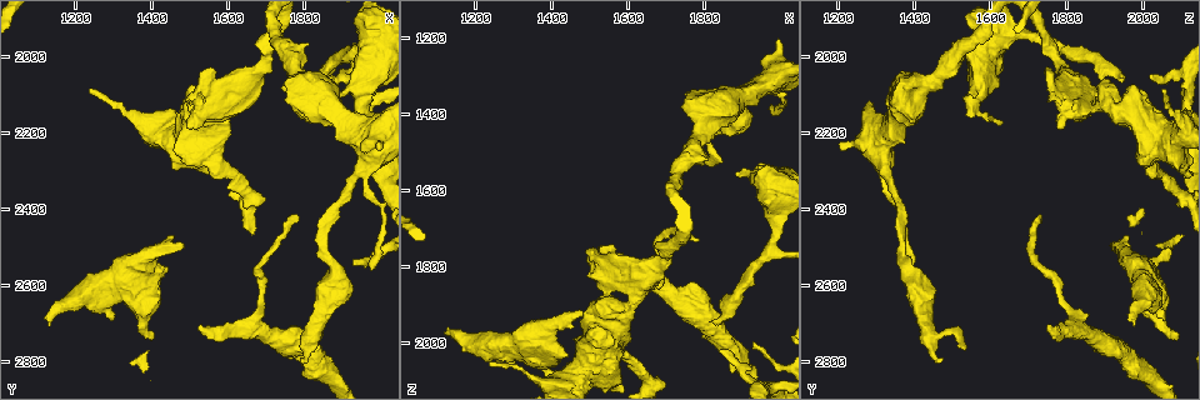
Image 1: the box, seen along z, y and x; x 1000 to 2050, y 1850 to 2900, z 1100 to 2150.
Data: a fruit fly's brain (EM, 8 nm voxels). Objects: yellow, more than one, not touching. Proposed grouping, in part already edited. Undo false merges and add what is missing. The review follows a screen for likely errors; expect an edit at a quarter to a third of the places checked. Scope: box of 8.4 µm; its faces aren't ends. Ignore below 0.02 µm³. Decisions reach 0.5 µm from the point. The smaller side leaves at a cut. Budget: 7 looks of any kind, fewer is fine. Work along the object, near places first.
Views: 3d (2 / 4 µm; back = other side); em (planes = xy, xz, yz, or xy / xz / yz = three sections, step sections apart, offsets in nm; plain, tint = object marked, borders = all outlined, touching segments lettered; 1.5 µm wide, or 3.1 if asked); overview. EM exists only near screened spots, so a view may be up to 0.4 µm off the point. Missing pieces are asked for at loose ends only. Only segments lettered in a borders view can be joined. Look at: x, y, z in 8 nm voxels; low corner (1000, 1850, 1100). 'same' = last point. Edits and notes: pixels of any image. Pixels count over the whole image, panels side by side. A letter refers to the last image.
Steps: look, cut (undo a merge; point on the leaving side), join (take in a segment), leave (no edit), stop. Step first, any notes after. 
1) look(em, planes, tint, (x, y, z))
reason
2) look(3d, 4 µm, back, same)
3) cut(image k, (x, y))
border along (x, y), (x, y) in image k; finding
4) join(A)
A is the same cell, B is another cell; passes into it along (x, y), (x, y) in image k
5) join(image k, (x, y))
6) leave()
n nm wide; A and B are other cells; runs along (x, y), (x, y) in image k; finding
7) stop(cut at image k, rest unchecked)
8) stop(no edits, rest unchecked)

look(em, planes, borders, (1820, 2055, 1945))
free end

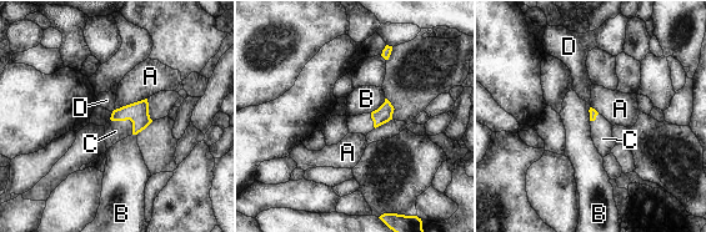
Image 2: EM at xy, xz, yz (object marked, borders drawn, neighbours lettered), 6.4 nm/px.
join(image 2, (115, 131))
C is the same cell, A, B and D are other cells; passes into it along (138, 112), (126, 119), (115, 131) in image 2; it goes on there

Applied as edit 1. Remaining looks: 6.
look(em, yz, step 4, tint, (1135, 2705, 1975))
an open end

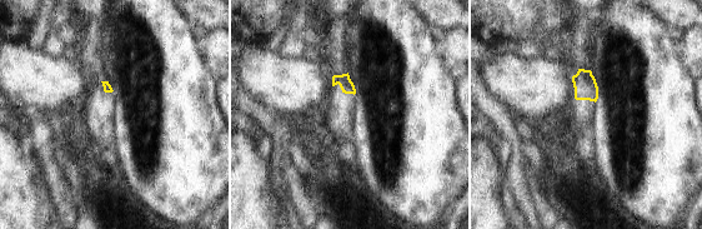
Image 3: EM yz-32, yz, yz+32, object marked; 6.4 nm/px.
look(em, yz, step 4, borders, same)
what lies round it

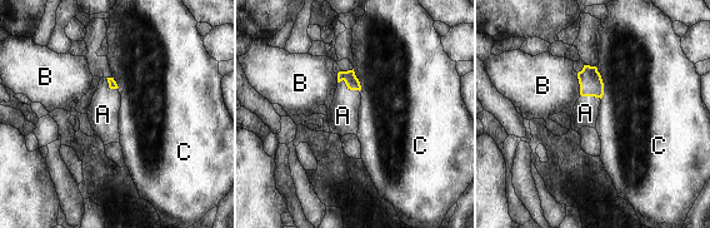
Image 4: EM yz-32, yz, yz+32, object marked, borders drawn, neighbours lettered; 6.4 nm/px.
join(image 4, (343, 115))
C touches over 220 nm; A is the same cell, B and C are other cells; passes into it along (349, 77), (348, 87), (343, 115) in image 4; the neuron continues

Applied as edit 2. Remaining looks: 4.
stop(join at image 2, join at image 4, rest unchecked)

